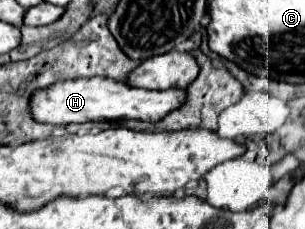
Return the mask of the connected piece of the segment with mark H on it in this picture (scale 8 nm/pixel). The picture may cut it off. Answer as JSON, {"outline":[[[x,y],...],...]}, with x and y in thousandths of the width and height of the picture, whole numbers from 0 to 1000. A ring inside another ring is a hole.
{"outline":[[[285,336],[285,345],[226,345],[207,362],[174,362],[141,397],[102,415],[102,511],[121,537],[220,546],[220,537],[285,537],[285,528],[403,528],[403,520],[462,520],[462,528],[521,528],[567,476],[580,476],[607,432],[600,389],[449,389],[416,380],[410,362],[351,345],[351,336]]]}

